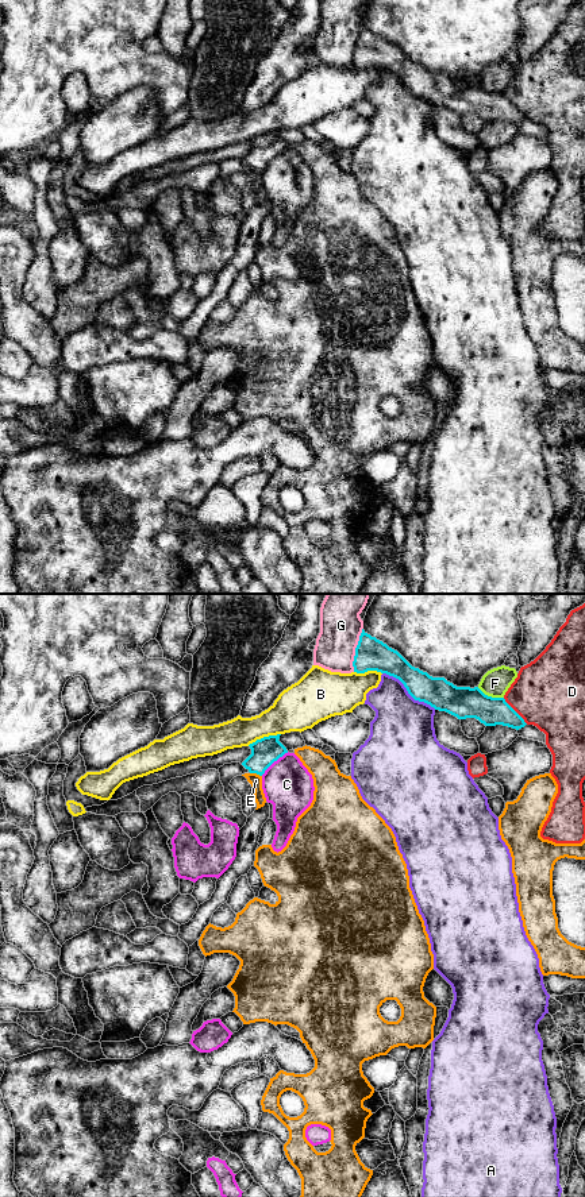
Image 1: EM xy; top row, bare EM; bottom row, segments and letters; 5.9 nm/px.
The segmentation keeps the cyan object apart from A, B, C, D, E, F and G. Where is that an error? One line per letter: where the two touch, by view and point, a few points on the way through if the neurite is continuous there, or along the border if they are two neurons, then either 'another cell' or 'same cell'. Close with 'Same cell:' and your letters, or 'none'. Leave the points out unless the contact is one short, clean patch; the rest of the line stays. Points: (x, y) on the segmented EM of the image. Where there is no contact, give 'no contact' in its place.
A: contact xy (408, 692); another cell
B: contact xy (264, 737); another cell
C: contact xy (274, 760); border xy (288, 752), (280, 756), (261, 775); another cell
D: contact xy (515, 711); another cell
E: contact xy (256, 772); another cell
F: contact xy (491, 697); another cell
G: contact xy (355, 649); another cell
Same cell: none

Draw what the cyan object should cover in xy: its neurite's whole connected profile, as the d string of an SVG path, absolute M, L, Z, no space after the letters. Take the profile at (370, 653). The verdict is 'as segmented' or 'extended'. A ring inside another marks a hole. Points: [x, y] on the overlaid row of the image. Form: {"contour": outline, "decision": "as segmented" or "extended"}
{"contour": "M363 629L355 648L354 672L377 671L399 679L408 694L458 719L476 718L485 726L503 725L522 729L527 723L504 698L485 695L478 687L457 687L444 677L432 677L412 667L397 650Z", "decision": "as segmented"}

